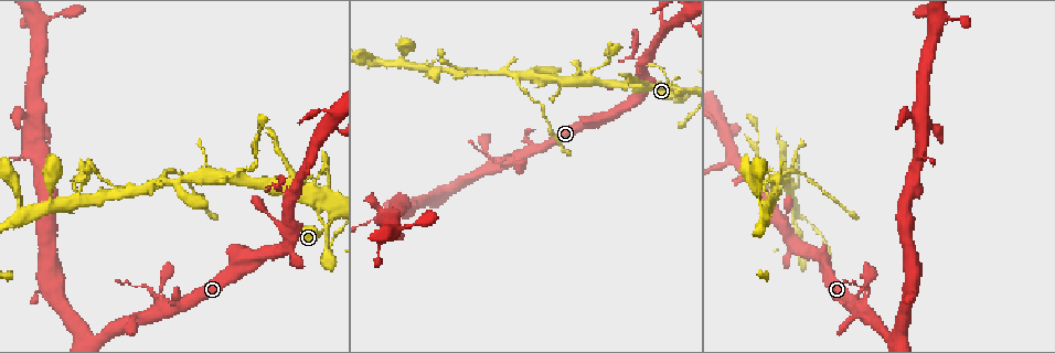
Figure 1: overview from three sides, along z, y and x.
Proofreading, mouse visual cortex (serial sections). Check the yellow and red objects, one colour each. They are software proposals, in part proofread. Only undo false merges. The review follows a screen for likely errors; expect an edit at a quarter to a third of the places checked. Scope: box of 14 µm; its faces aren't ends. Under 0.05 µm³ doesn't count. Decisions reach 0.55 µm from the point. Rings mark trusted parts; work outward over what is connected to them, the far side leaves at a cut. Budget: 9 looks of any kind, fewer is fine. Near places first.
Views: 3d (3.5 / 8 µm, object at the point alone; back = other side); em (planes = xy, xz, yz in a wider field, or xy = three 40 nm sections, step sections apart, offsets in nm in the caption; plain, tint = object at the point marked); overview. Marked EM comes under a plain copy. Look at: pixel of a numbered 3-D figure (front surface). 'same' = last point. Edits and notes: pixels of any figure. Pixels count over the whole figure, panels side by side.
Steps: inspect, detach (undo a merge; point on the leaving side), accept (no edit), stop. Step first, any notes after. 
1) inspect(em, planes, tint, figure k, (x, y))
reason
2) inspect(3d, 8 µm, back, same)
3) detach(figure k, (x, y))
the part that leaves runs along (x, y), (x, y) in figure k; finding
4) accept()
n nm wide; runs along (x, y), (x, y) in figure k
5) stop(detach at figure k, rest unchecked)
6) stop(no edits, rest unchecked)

inspect(3d, 3.5 µm, figure 1, (333, 210))
looks like a crossing

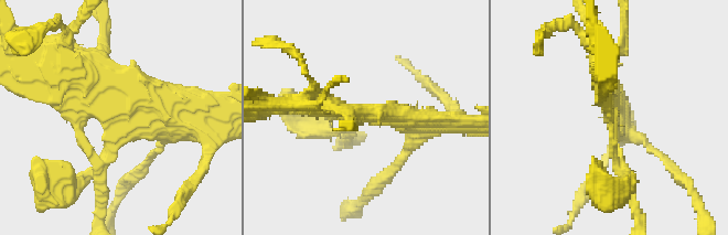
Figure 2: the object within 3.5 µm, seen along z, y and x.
inspect(em, xy, step 3, tint, figure 2, (117, 122))

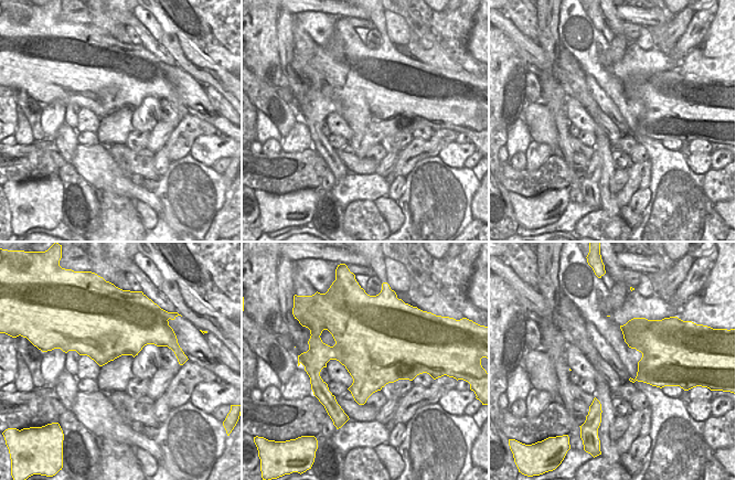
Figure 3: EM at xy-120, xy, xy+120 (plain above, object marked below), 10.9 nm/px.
accept()
runs along (630, 179), (601, 74) in figure 2; one cell here

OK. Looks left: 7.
inspect(3d, 3.5 µm, figure 1, (244, 182))
three-way junction

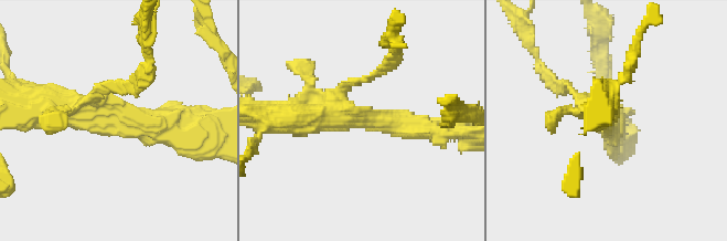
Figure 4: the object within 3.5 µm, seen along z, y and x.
inspect(em, xy, step 1, tint, figure 4, (113, 116))
3 arms; arms of 150, 350, 400 nm

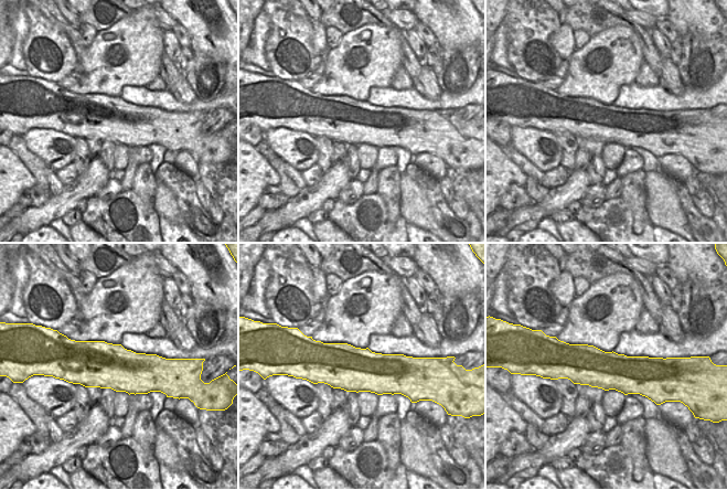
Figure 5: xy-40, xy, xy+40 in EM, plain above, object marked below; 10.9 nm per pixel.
accept()
runs along (189, 128), (171, 121), (40, 107) in figure 4; continuous, no second cell

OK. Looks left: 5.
inspect(3d, 3.5 µm, figure 1, (780, 182))
thin arm on a thick one

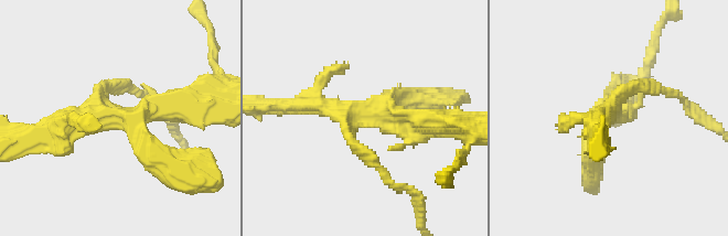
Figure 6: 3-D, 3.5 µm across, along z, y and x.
inspect(em, xy, step 3, tint, figure 6, (378, 109))
4 arms; arms of 150, 300, 350, 400 nm; now the EM

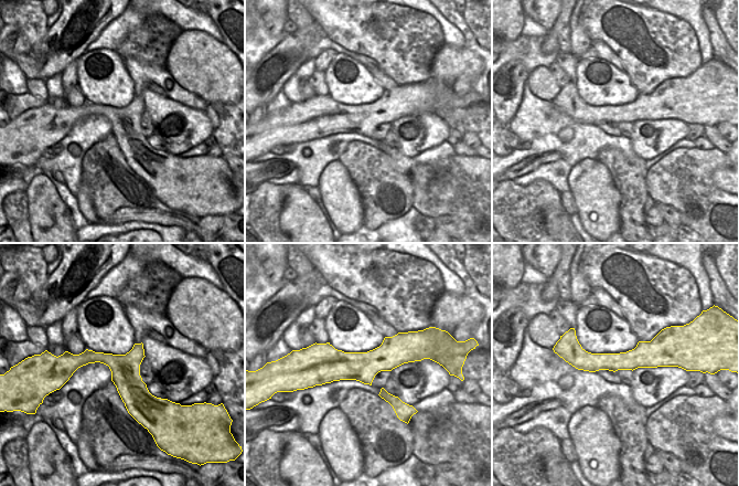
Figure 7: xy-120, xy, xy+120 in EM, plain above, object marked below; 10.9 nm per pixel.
detach(figure 6, (366, 154))
border along (571, 335), (578, 344) in figure 7; a second cell is stuck on

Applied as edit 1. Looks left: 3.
inspect(overview)
see it whole again

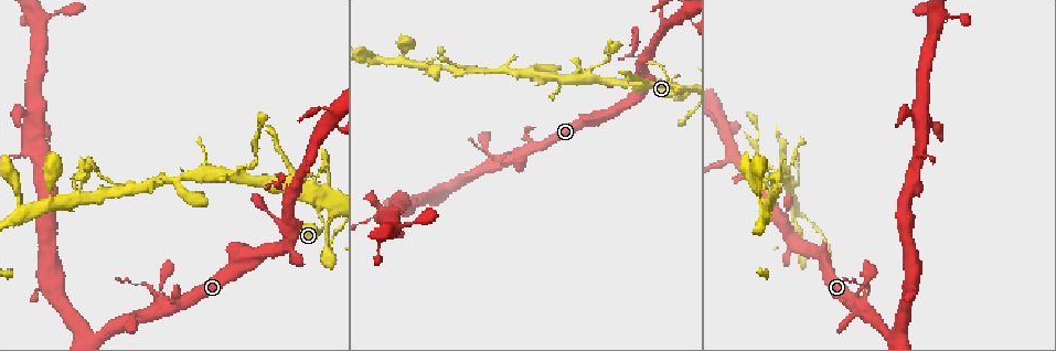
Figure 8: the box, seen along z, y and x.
inspect(3d, 3.5 µm, figure 8, (291, 197))
two arms in line, one across

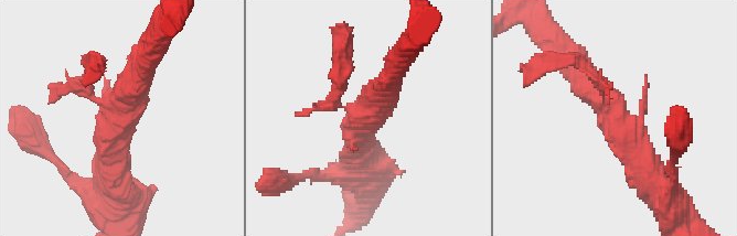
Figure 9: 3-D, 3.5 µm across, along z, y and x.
inspect(em, xy, step 3, tint, figure 9, (367, 117))

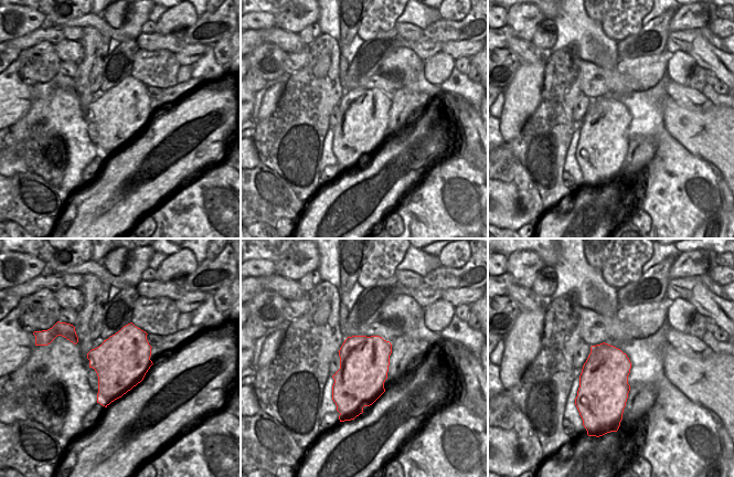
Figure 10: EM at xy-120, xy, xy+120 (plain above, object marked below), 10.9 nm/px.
detach(figure 9, (335, 85))
two cells meet here

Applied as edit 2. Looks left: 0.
stop(detach at figure 6, detach at figure 9, rest unchecked)

